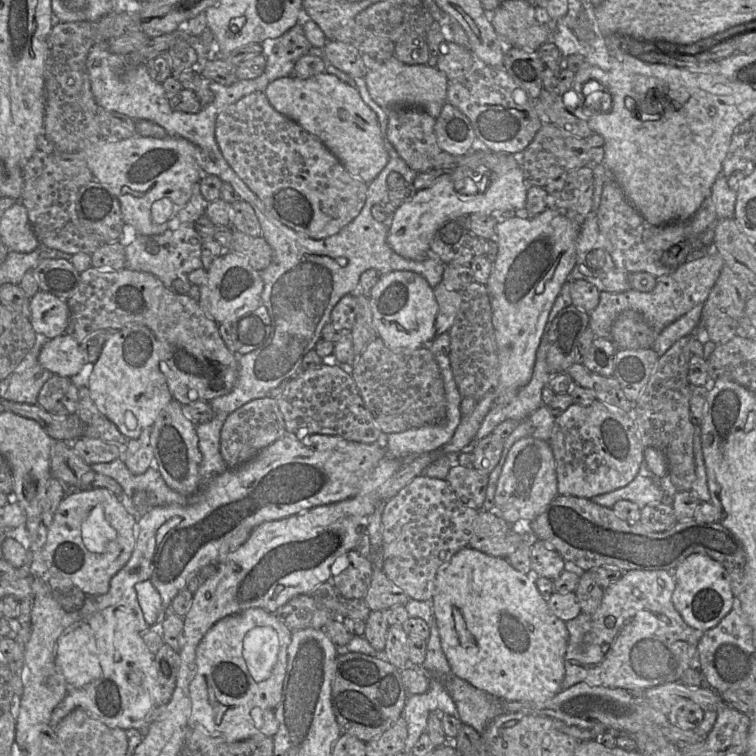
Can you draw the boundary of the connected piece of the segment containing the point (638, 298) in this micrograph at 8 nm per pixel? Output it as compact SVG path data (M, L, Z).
M710 246L707 255L698 259L687 259L673 273L657 278L656 286L651 292L641 292L633 288L620 293L601 291L597 307L589 314L588 327L595 337L610 339L611 326L615 319L622 312L633 310L642 314L651 327L660 333L693 307L705 303L724 265L721 254Z

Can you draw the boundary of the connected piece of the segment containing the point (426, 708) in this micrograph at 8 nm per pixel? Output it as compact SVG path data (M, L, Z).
M433 611L429 629L430 634L426 641L425 661L421 665L414 665L408 659L405 665L405 668L413 669L429 679L428 691L423 694L409 695L401 714L401 718L405 721L407 728L407 738L402 751L406 755L410 755L420 736L426 732L428 717L431 713L444 713L459 718L463 724L471 726L479 734L482 734L488 724L497 716L508 713L503 711L500 701L498 701L499 699L476 689L452 673L447 657L442 649Z

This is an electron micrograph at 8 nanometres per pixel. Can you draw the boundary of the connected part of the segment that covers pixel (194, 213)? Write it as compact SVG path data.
M199 183L194 184L191 196L174 219L174 227L156 235L137 234L131 243L124 242L126 267L130 270L148 272L156 276L165 287L172 287L178 277L187 277L193 270L202 268L201 251L203 239L195 230L195 222L205 214L208 202L200 193Z

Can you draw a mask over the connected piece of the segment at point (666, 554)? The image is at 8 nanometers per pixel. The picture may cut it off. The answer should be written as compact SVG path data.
M558 494L526 529L533 538L556 550L565 560L565 568L581 575L596 567L629 570L670 570L675 569L686 557L700 553L718 561L725 569L744 569L746 554L739 538L719 522L697 522L688 519L677 521L670 529L652 532L640 522L629 523L620 518L611 508L596 504L591 499Z

